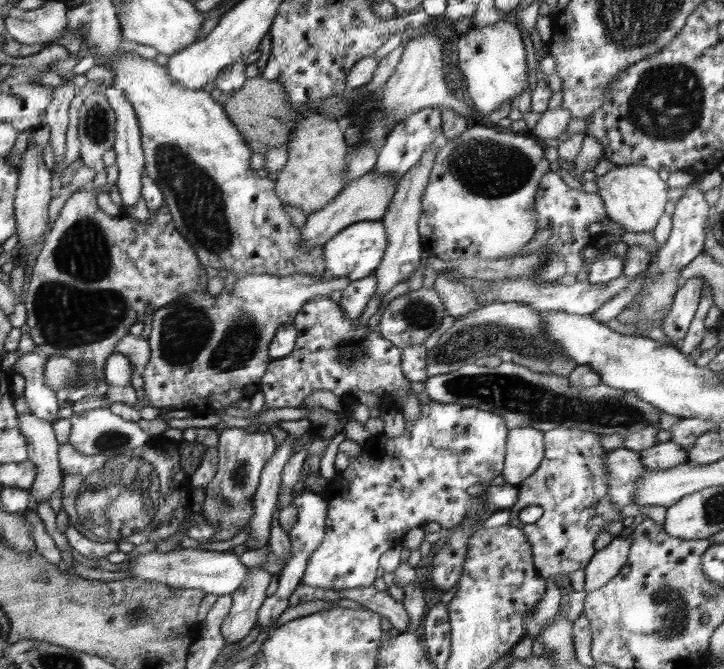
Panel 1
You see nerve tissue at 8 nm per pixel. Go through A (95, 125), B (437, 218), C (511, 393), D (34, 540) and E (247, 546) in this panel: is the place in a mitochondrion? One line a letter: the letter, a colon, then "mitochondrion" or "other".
A: mitochondrion
B: other
C: mitochondrion
D: other
E: other

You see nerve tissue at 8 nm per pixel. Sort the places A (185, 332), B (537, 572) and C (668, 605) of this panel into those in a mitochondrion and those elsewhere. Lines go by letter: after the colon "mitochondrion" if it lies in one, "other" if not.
A: mitochondrion
B: other
C: mitochondrion

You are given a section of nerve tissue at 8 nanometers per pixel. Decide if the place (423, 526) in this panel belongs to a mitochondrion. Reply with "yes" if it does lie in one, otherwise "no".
no

